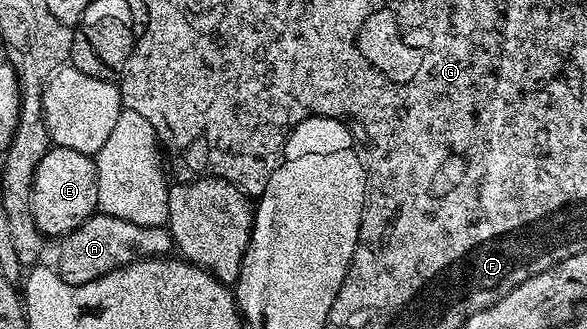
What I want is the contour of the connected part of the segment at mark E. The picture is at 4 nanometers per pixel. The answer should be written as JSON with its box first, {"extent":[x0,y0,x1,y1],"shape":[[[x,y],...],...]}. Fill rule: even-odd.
{"extent":[31,145,98,239],"shape":[[[52,145],[45,152],[41,164],[37,164],[31,185],[31,211],[40,232],[48,239],[62,239],[64,234],[76,230],[98,210],[95,158],[89,154],[73,152],[73,148]]]}

